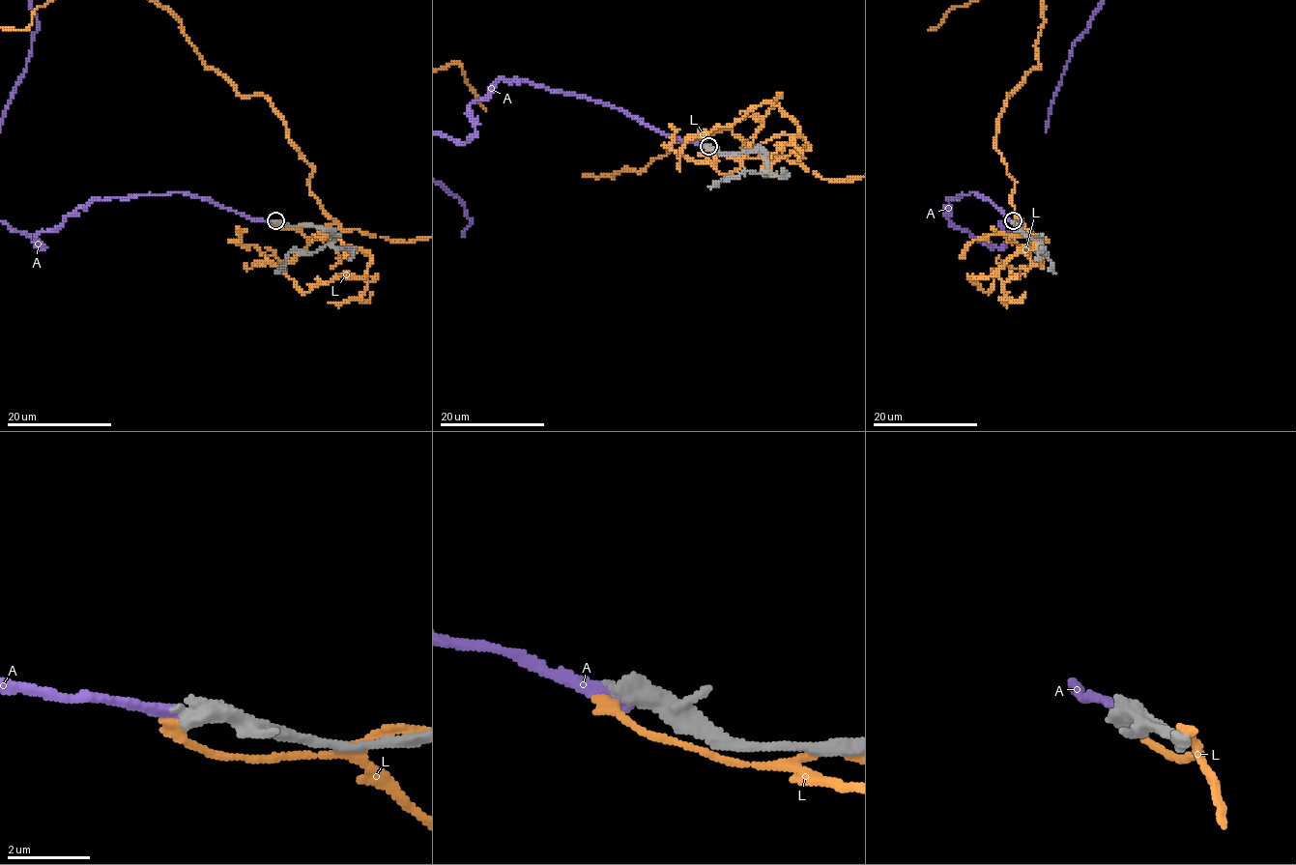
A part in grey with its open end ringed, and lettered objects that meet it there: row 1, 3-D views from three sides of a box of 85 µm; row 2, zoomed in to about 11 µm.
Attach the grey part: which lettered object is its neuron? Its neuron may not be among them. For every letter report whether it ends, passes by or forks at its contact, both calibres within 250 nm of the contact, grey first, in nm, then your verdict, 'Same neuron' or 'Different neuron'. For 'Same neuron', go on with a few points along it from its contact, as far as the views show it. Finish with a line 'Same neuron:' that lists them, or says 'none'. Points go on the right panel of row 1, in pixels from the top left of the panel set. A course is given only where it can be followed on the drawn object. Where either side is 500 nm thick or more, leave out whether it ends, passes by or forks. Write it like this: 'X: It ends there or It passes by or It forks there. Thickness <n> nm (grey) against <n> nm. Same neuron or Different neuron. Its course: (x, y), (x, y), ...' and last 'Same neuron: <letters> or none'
A: Thickness 600 nm (grey) against 320 nm. Different neuron
L: Thickness 550 nm (grey) against 260 nm. Different neuron
Same neuron: none

